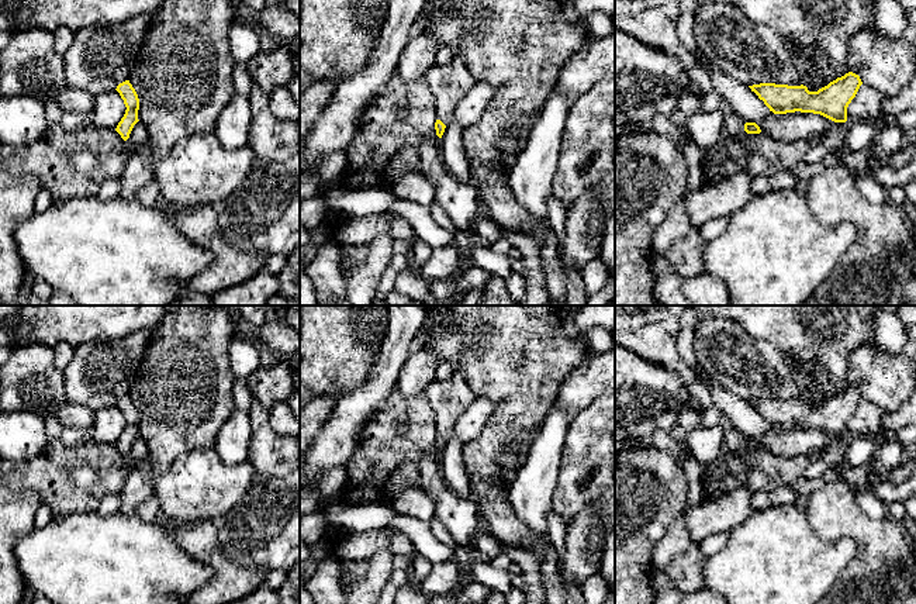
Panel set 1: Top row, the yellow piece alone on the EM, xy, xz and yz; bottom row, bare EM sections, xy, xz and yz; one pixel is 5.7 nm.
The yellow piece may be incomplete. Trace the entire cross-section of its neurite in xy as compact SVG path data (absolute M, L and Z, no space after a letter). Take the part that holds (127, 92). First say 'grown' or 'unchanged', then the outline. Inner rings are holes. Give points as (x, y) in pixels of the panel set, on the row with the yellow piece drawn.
unchanged; M129 80L120 83L115 90L120 93L127 107L125 114L118 122L115 131L121 135L124 141L127 141L134 125L139 121L138 120L139 99Z

